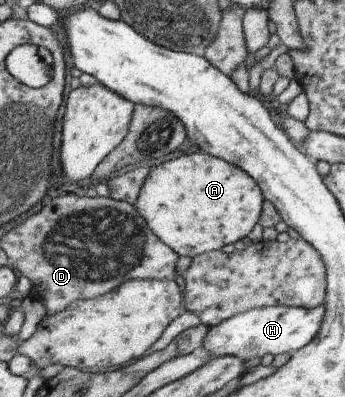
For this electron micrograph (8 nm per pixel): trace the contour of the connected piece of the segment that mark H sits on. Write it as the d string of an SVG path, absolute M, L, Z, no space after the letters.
M322 304L316 309L305 307L286 307L285 305L266 306L260 309L252 309L246 313L239 313L226 319L218 325L210 326L210 333L206 335L206 341L202 347L210 355L224 357L234 355L244 361L255 357L264 357L268 353L284 355L295 354L302 347L312 343L323 329L326 321L327 307Z

